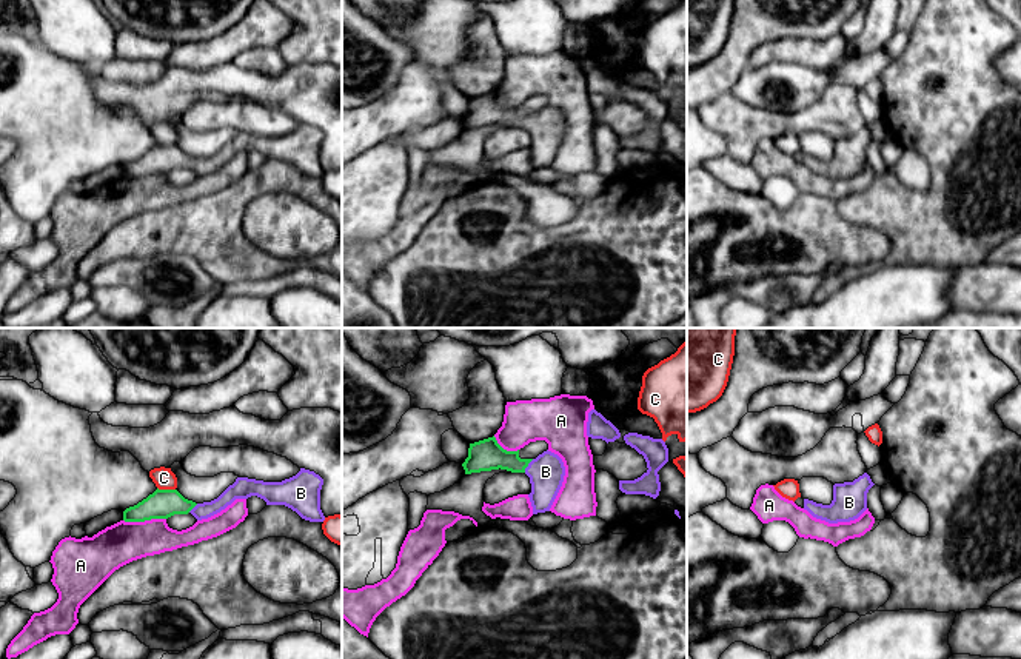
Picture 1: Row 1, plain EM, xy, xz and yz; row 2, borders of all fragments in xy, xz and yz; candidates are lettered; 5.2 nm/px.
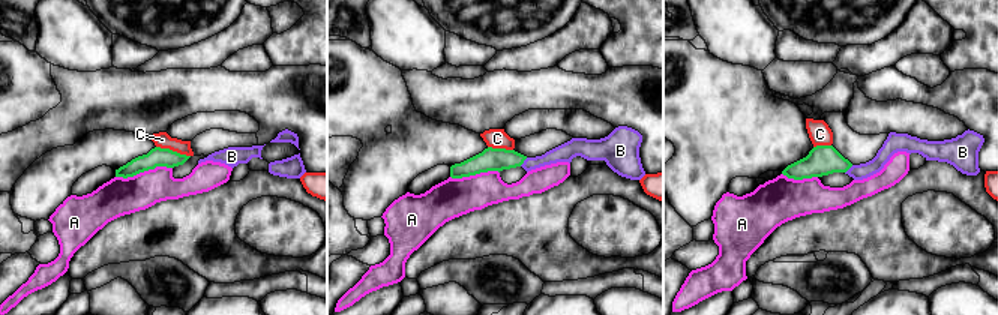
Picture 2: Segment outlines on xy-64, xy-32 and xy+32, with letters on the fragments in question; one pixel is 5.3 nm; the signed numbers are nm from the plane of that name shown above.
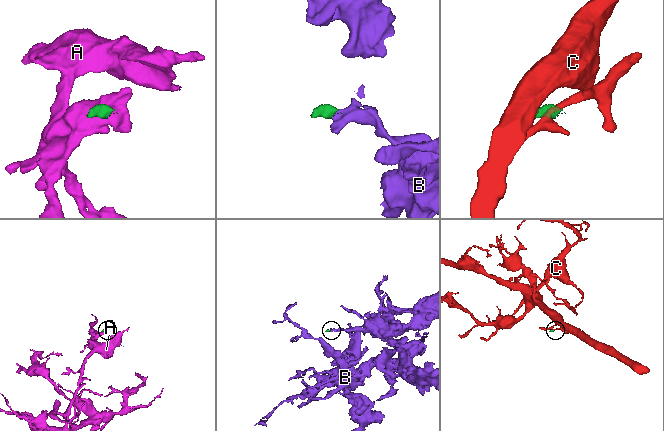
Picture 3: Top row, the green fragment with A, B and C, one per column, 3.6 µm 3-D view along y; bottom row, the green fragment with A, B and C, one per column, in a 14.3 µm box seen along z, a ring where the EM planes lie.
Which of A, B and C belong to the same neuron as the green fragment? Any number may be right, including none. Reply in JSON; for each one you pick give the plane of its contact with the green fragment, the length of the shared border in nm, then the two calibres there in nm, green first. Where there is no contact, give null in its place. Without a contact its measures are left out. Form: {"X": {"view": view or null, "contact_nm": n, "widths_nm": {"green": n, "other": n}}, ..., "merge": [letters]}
{"B": {"view": "xz", "contact_nm": 90, "widths_nm": {"green": 170, "other": 180}}, "merge": ["B"]}

